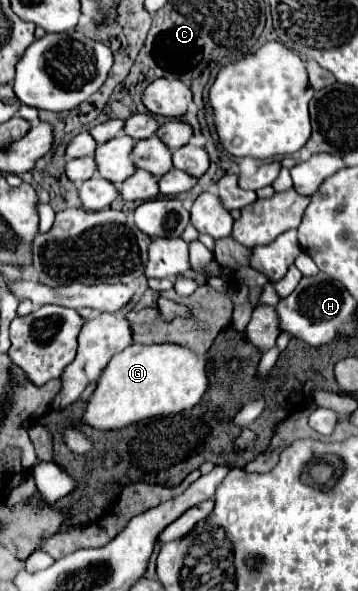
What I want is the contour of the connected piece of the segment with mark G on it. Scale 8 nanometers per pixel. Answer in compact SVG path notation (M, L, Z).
M133 343L113 355L99 377L99 385L87 403L83 421L95 429L121 429L141 419L177 415L195 407L209 387L209 357L199 357L185 345Z

